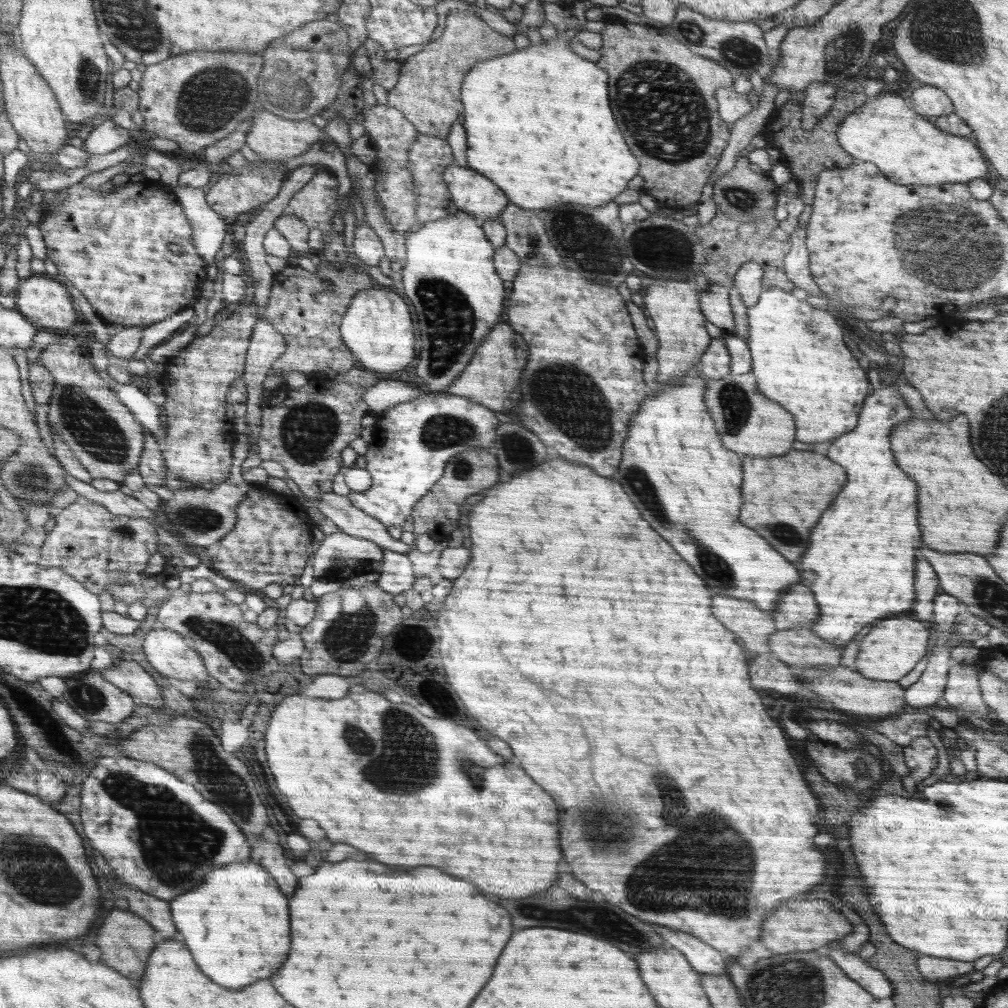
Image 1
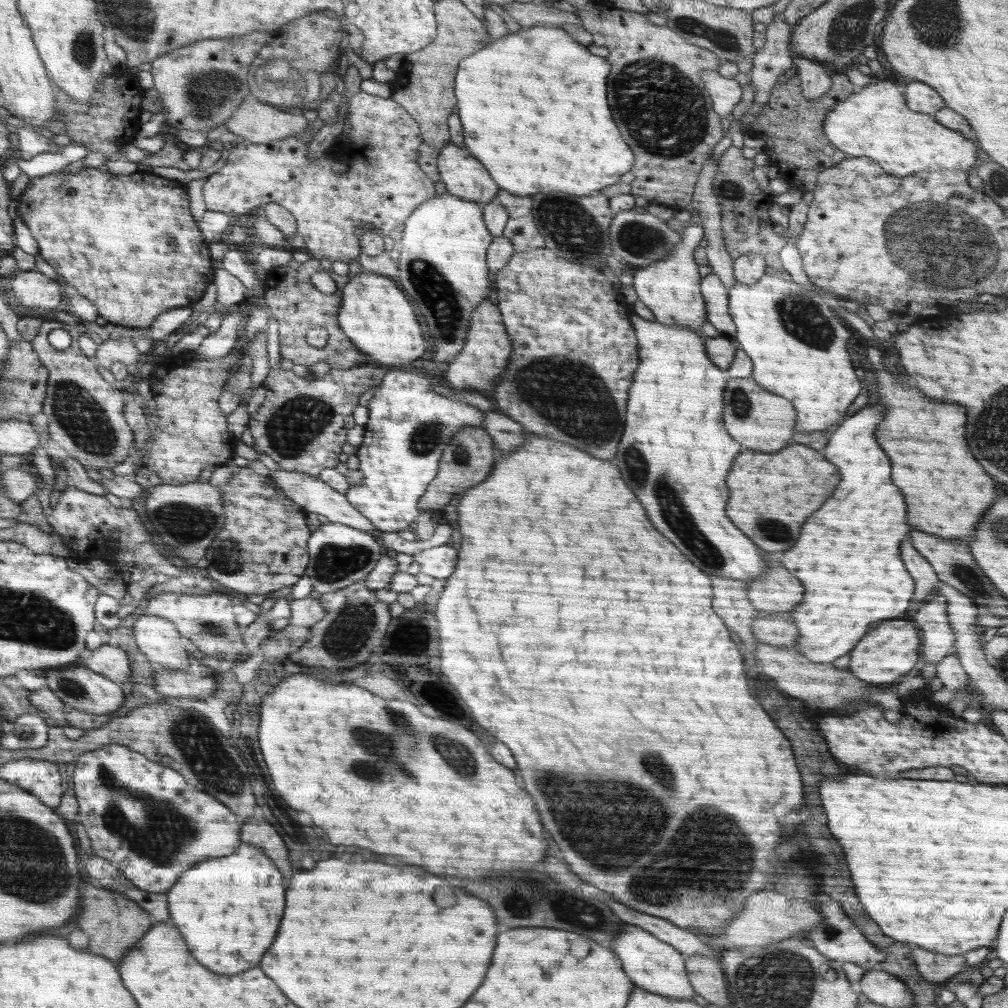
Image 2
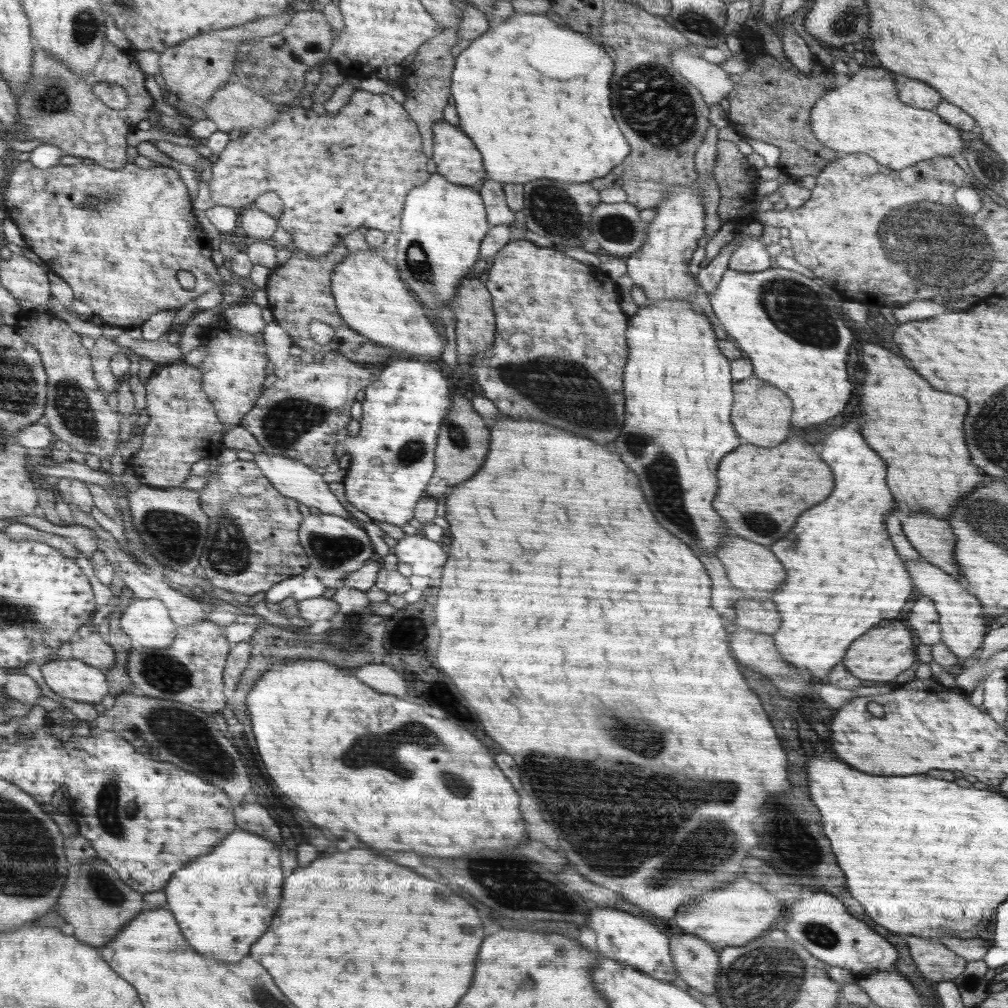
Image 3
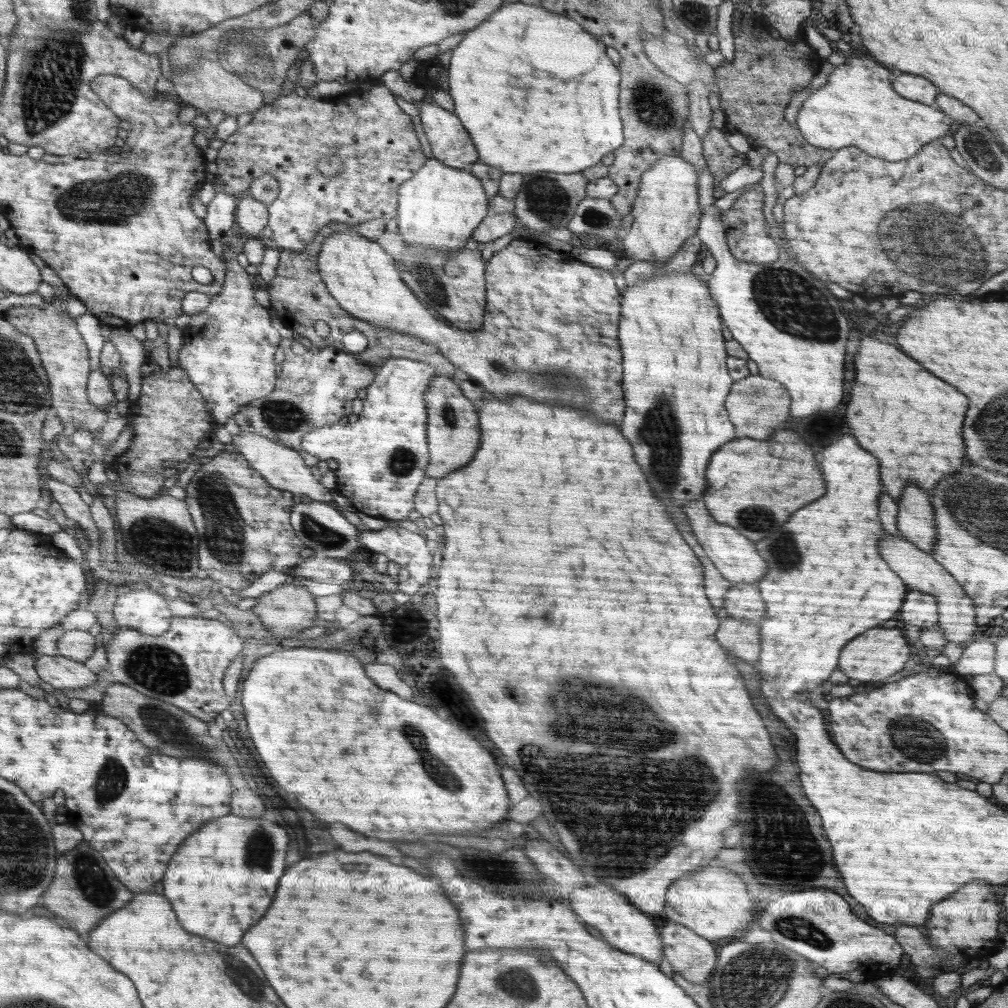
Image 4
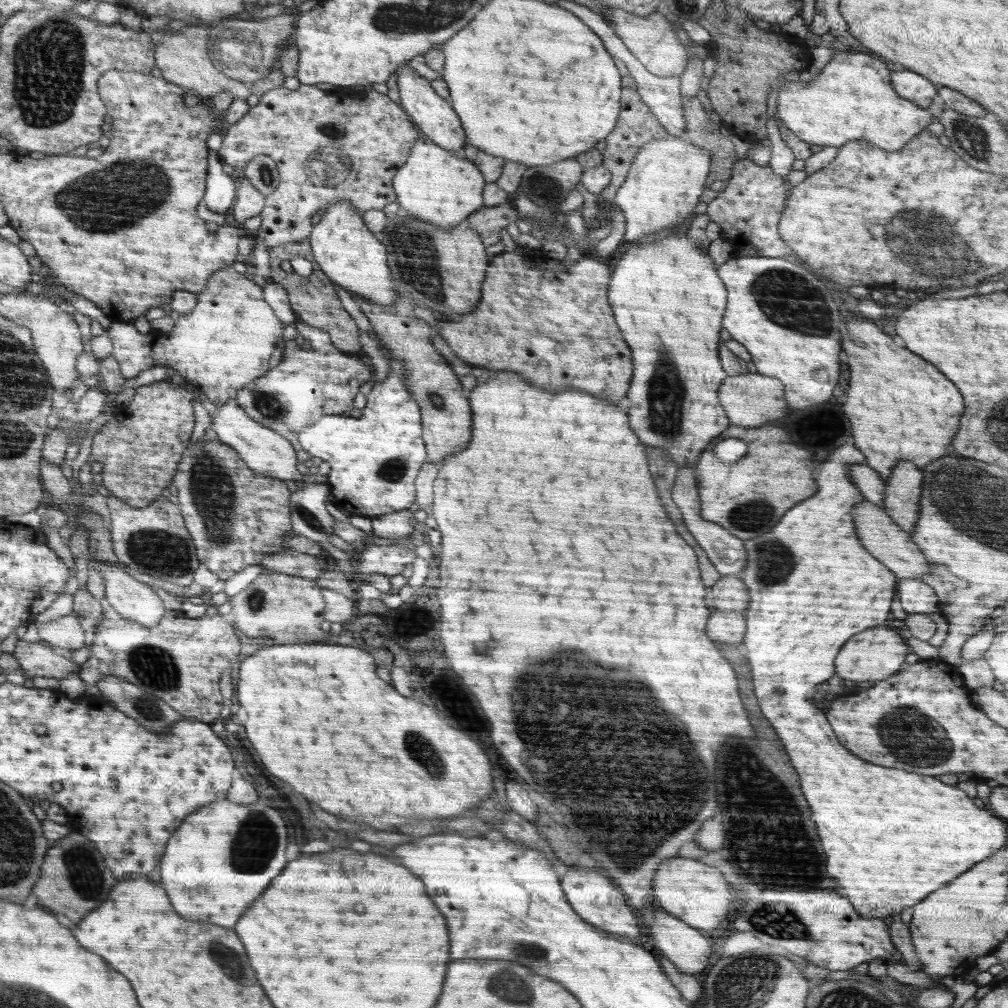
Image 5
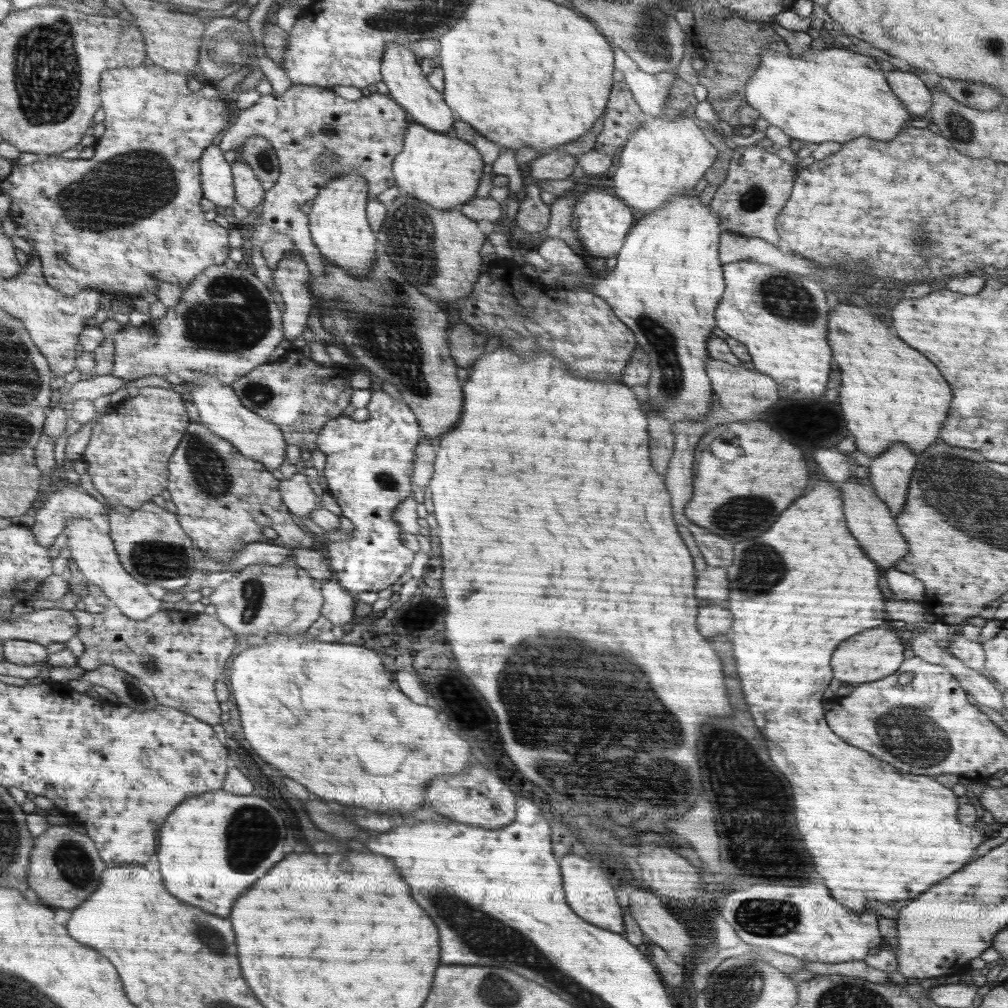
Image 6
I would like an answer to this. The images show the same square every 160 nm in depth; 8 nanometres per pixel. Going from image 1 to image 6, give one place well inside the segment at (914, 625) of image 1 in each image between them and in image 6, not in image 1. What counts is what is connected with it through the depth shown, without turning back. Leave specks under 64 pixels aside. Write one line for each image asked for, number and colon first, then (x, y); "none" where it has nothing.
2: (883, 655)
3: (881, 654)
4: (880, 652)
5: (876, 653)
6: (876, 653)

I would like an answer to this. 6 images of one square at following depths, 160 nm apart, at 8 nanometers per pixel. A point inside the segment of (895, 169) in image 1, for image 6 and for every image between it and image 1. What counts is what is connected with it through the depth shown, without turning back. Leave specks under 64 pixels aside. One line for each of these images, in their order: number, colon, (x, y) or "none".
2: (875, 122)
3: (866, 115)
4: (857, 107)
5: (850, 100)
6: (834, 95)

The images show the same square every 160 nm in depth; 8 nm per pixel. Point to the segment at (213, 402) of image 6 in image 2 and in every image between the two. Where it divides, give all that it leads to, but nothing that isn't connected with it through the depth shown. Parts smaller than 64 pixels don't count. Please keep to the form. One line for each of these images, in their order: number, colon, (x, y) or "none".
2: (316, 495)
3: (293, 478)
4: (283, 467)
5: (264, 450)

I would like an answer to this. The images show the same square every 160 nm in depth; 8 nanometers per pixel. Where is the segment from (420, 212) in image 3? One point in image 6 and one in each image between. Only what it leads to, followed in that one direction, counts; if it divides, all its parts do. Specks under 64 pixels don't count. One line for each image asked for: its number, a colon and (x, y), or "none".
4: (440, 207)
5: (436, 185)
6: (438, 168)

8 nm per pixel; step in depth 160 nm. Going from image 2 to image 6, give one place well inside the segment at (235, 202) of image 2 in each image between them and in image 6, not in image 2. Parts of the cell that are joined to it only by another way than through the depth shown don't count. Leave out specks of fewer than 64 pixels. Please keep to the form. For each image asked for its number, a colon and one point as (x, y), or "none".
3: (335, 174)
4: (288, 136)
5: (286, 125)
6: (366, 135)

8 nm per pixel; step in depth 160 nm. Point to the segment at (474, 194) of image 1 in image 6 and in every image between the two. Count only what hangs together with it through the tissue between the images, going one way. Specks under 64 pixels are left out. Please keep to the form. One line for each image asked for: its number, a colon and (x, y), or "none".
2: (466, 176)
3: (455, 156)
4: (451, 143)
5: (437, 118)
6: (401, 73)

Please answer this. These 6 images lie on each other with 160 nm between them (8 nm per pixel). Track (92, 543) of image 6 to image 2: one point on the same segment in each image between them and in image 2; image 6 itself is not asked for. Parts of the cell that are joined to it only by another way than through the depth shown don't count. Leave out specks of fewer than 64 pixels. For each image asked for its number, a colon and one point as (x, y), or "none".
2: (161, 642)
3: (147, 622)
4: (143, 609)
5: (133, 599)

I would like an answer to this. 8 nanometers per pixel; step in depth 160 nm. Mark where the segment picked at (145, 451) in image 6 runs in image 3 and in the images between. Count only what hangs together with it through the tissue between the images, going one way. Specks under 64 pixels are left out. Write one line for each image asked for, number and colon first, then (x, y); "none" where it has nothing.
3: (183, 428)
4: (169, 417)
5: (152, 431)

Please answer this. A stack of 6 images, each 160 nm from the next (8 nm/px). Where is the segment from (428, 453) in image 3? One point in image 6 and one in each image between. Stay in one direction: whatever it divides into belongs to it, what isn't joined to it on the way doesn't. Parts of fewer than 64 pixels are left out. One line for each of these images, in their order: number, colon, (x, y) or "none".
4: (382, 457)
5: (375, 459)
6: (369, 464)

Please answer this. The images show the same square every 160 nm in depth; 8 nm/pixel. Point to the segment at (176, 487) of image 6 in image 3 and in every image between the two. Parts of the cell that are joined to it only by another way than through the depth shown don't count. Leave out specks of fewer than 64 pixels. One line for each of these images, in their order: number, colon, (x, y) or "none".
3: (252, 543)
4: (243, 523)
5: (235, 516)

